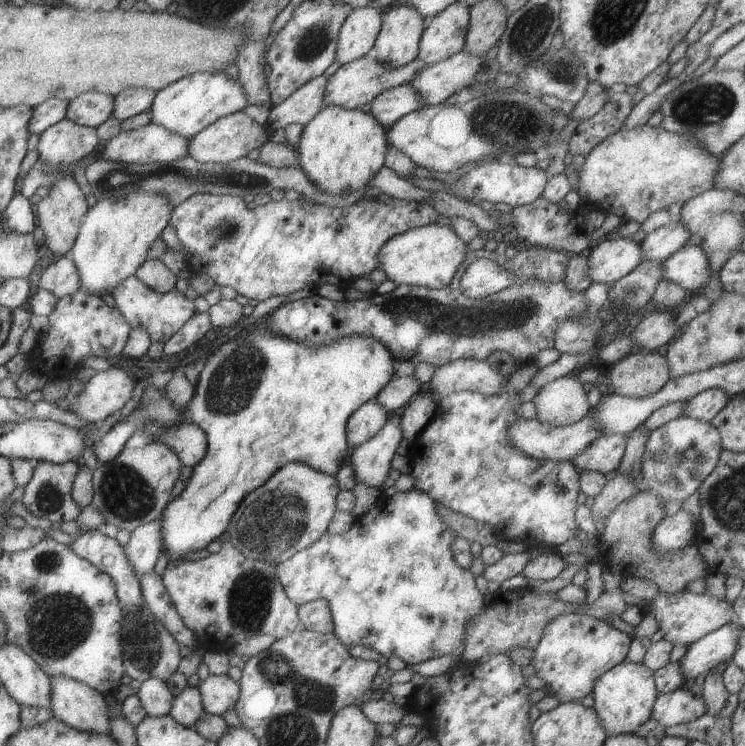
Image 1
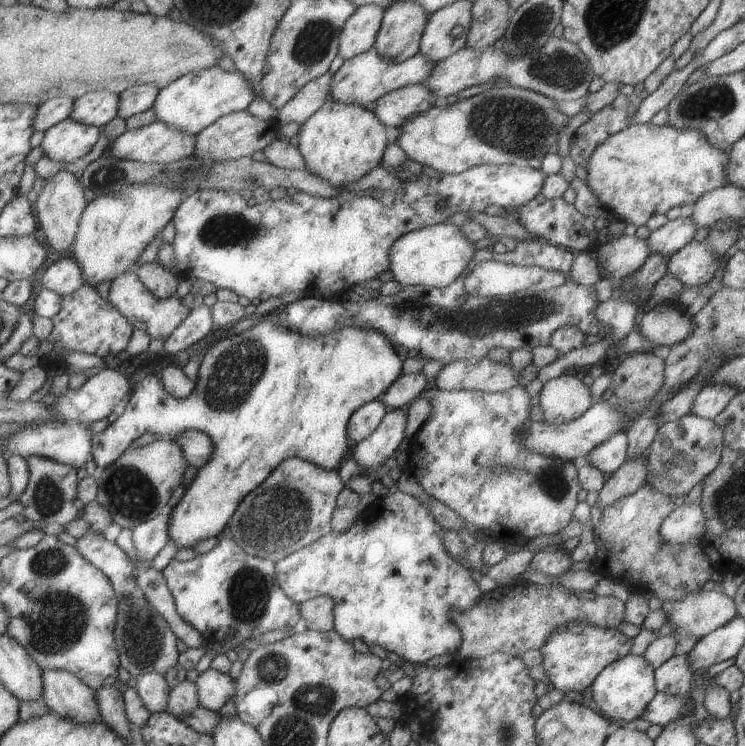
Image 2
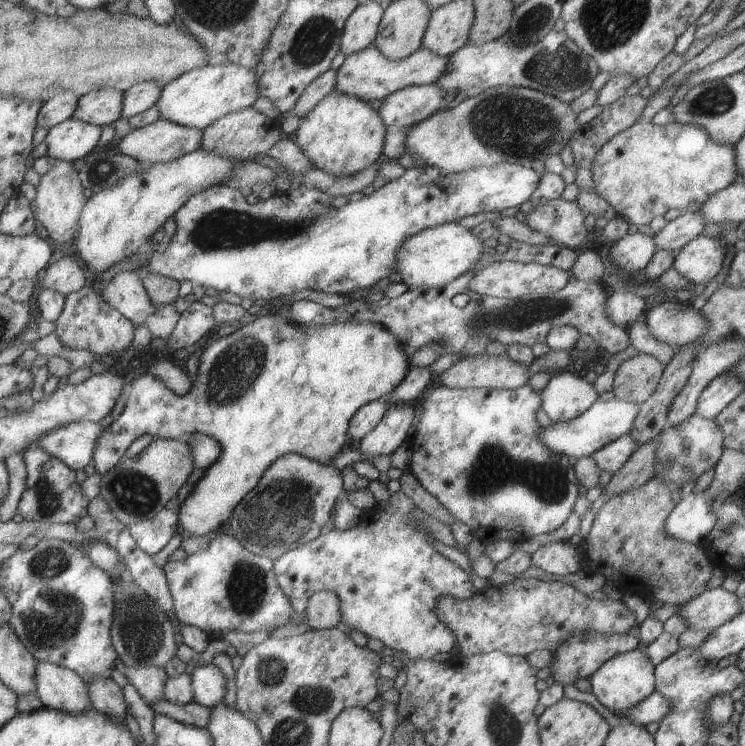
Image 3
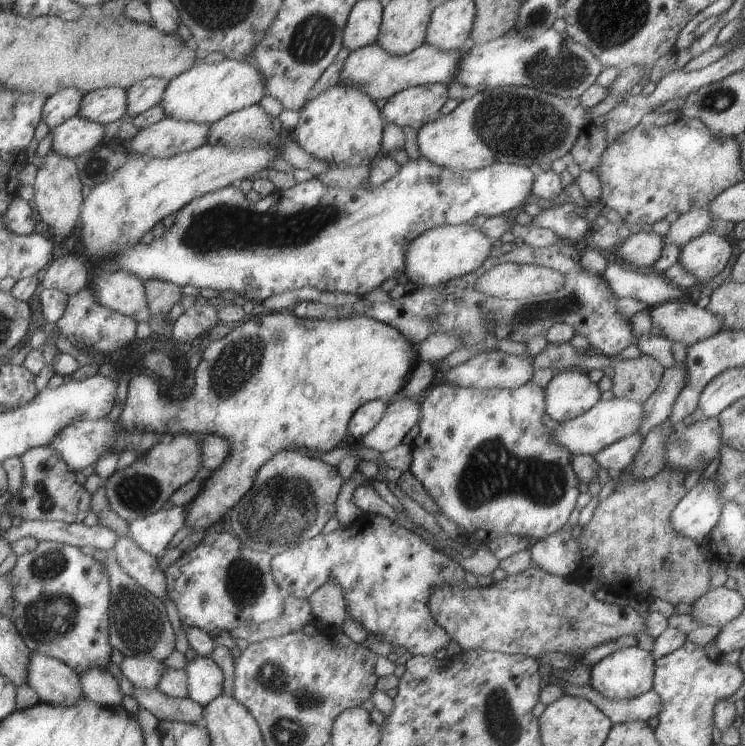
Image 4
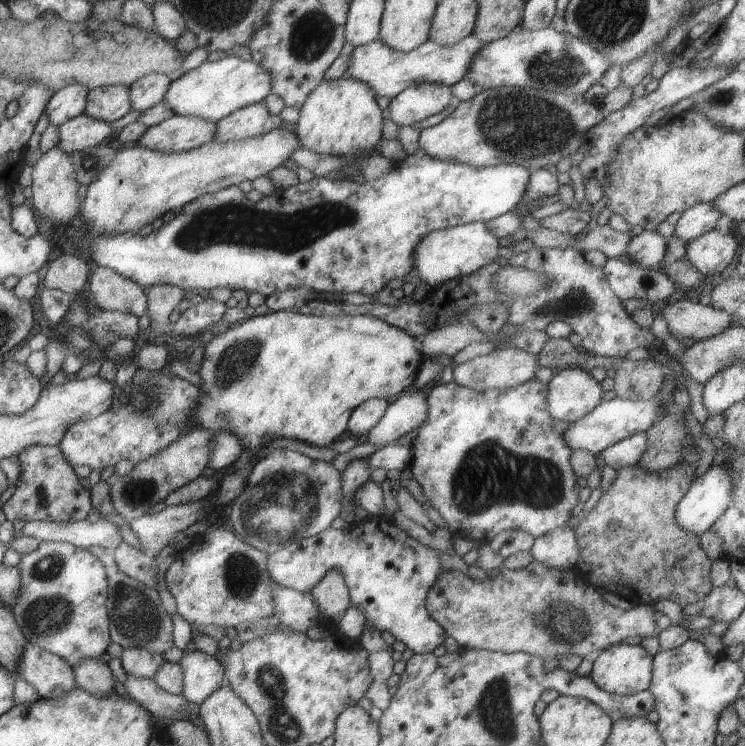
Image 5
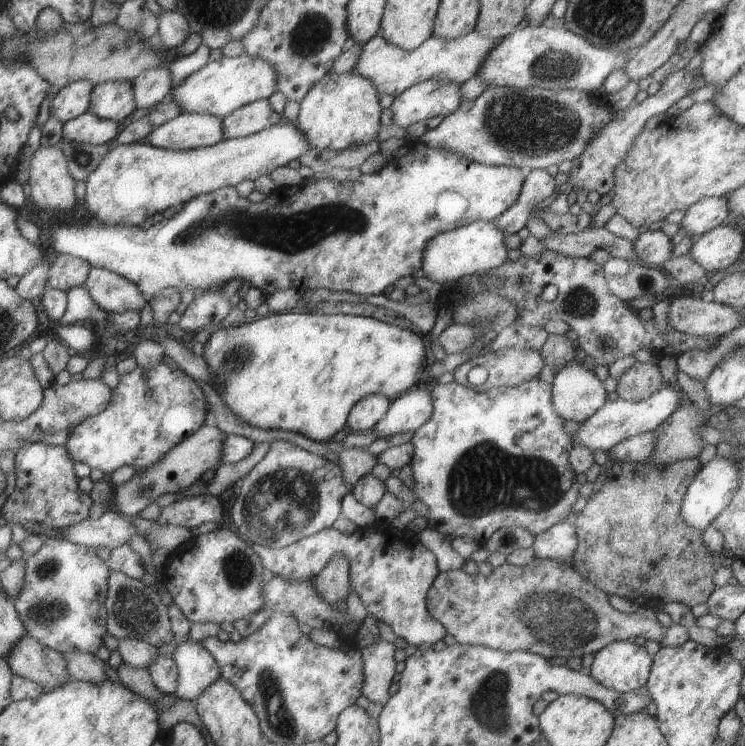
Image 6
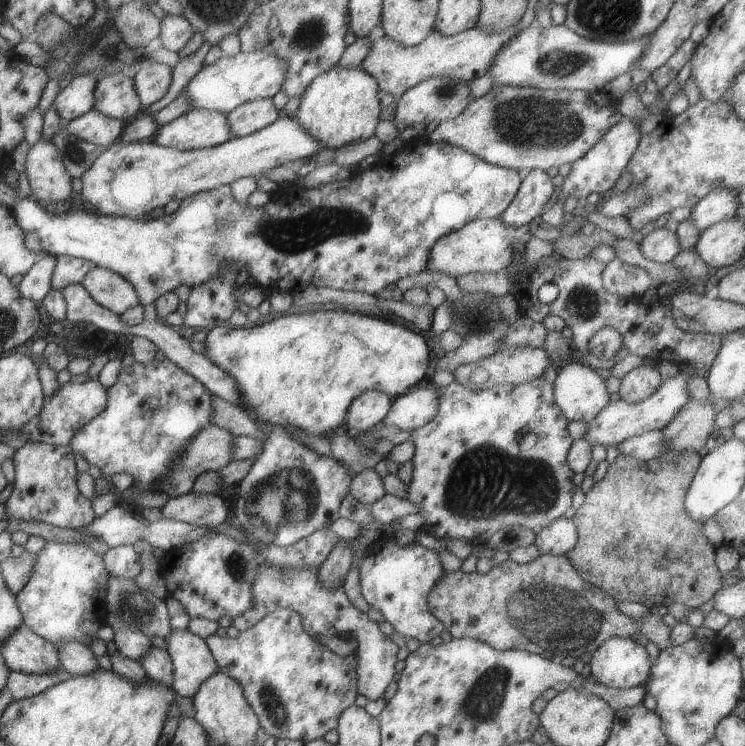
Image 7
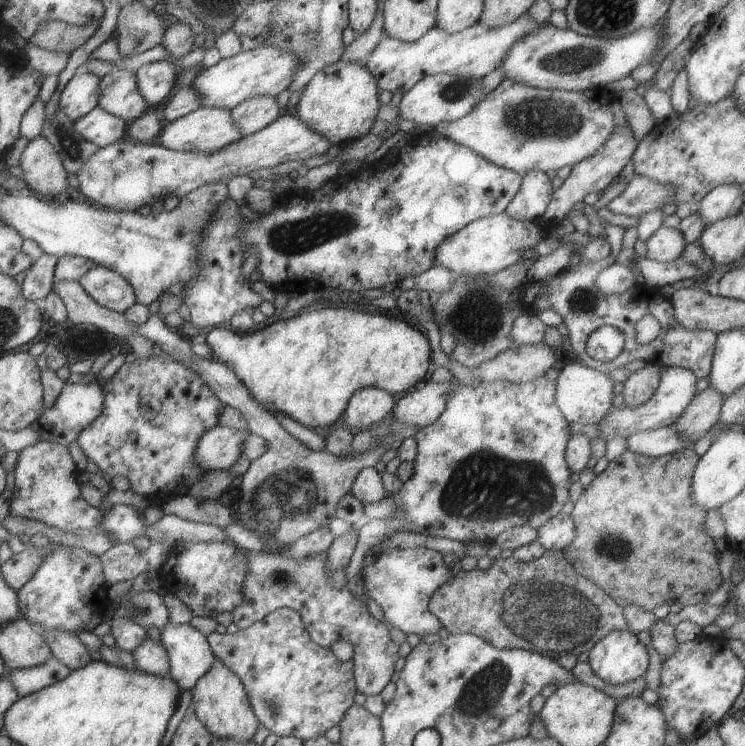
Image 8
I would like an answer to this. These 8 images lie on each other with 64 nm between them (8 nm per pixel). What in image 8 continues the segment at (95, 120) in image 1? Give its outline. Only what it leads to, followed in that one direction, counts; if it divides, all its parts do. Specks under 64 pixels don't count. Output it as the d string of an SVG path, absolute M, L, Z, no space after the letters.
M115 68L101 78L99 106L109 114L127 120L137 120L150 106L140 93L136 72Z

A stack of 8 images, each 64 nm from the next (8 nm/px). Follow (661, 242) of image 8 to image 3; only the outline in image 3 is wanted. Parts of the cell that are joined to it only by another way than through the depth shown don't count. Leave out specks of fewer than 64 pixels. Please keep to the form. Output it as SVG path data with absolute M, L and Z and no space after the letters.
M637 232L628 233L624 238L614 242L609 254L617 266L617 272L620 273L622 269L625 273L630 274L646 268L656 250L653 236Z

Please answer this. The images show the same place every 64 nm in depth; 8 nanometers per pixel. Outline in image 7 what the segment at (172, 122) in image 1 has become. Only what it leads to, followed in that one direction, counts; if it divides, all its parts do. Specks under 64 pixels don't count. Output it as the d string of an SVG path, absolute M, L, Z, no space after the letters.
M266 50L240 51L233 57L222 57L214 64L204 65L182 92L186 92L193 109L211 110L228 114L245 102L257 98L273 97L288 78L291 63Z

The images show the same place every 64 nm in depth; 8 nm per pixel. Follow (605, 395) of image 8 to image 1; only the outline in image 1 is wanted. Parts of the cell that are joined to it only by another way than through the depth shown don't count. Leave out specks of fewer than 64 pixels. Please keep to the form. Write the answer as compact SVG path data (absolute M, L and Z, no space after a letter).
M563 376L538 390L534 398L538 422L550 426L572 426L588 414L588 393L574 376Z

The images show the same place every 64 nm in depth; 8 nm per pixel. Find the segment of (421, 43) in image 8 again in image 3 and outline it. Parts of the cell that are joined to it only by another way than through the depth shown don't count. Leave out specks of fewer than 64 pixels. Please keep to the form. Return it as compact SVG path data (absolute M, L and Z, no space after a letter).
M375 44L368 46L360 52L347 56L341 67L336 72L335 91L338 94L356 96L360 100L372 102L372 100L383 100L389 94L407 86L418 86L432 84L446 72L449 56L438 56L426 48L403 58L402 60L388 60L386 56L376 48Z

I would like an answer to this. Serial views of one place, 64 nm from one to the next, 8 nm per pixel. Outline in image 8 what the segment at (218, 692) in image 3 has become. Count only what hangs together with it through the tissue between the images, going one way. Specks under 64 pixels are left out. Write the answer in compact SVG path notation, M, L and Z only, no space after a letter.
M170 620L161 632L161 643L168 652L170 674L180 692L192 691L196 682L216 664L217 658L207 636L191 624L173 624Z

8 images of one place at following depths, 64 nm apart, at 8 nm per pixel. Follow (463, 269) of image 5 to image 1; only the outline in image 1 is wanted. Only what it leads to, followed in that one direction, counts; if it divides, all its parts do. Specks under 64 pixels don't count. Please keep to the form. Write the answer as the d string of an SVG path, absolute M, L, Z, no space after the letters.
M438 223L420 226L404 232L388 242L378 252L380 266L388 280L396 285L421 286L429 289L443 289L450 286L456 270L468 250L467 242L458 237L450 226L440 226Z

